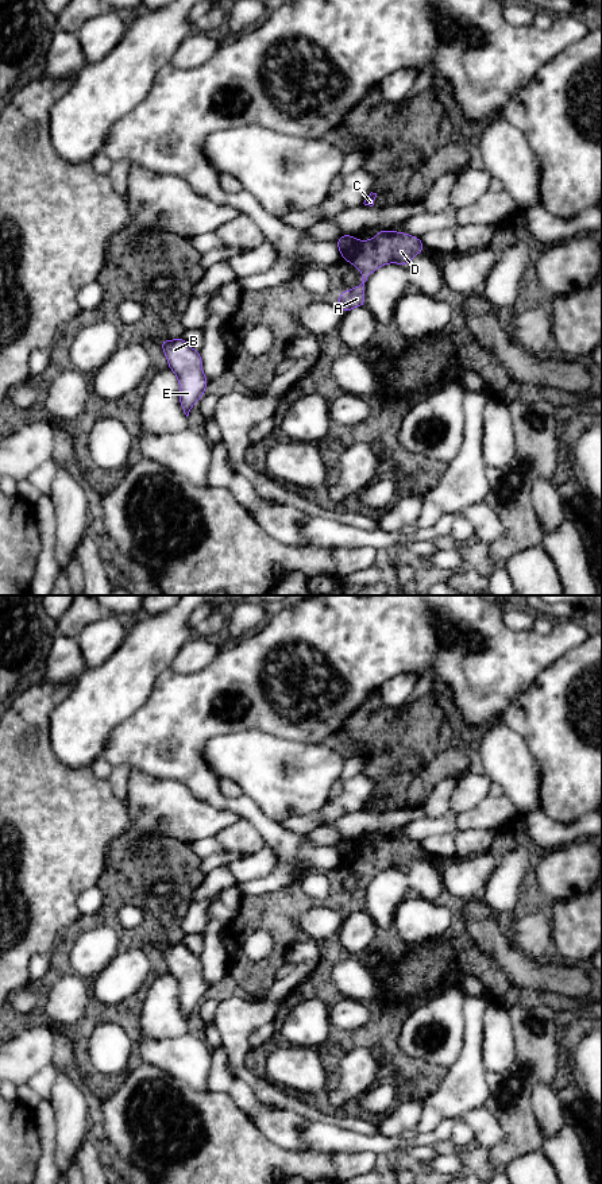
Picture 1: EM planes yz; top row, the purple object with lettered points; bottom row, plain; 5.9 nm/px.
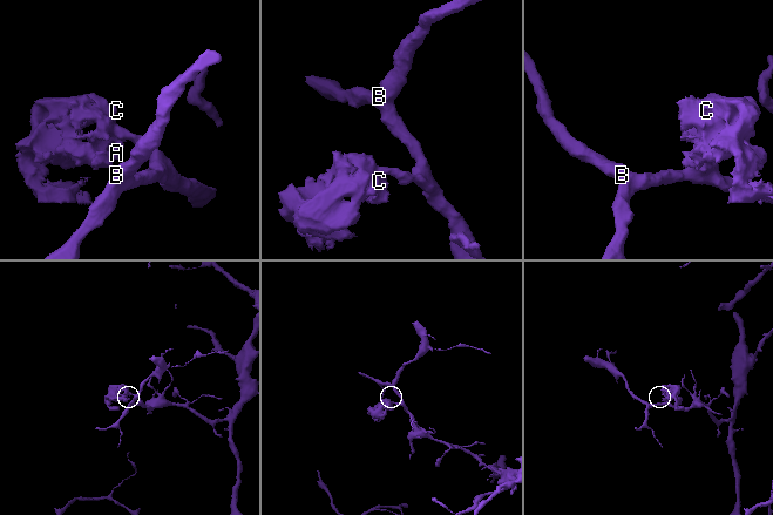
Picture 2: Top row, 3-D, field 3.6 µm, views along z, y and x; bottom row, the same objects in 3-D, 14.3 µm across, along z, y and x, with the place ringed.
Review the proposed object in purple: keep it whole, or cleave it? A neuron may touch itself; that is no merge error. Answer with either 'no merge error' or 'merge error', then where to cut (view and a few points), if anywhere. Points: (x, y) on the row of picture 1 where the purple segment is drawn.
merge error; cut in yz along (355, 239), (347, 258)

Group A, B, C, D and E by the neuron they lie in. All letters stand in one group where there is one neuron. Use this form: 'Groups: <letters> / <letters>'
Groups: A C D / B E

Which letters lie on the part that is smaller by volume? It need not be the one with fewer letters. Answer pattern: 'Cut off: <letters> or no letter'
Cut off: A, C, D

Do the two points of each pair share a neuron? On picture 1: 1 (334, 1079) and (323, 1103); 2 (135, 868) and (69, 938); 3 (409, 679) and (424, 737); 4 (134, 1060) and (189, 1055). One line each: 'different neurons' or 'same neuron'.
1: same neuron
2: same neuron
3: different neurons
4: different neurons

